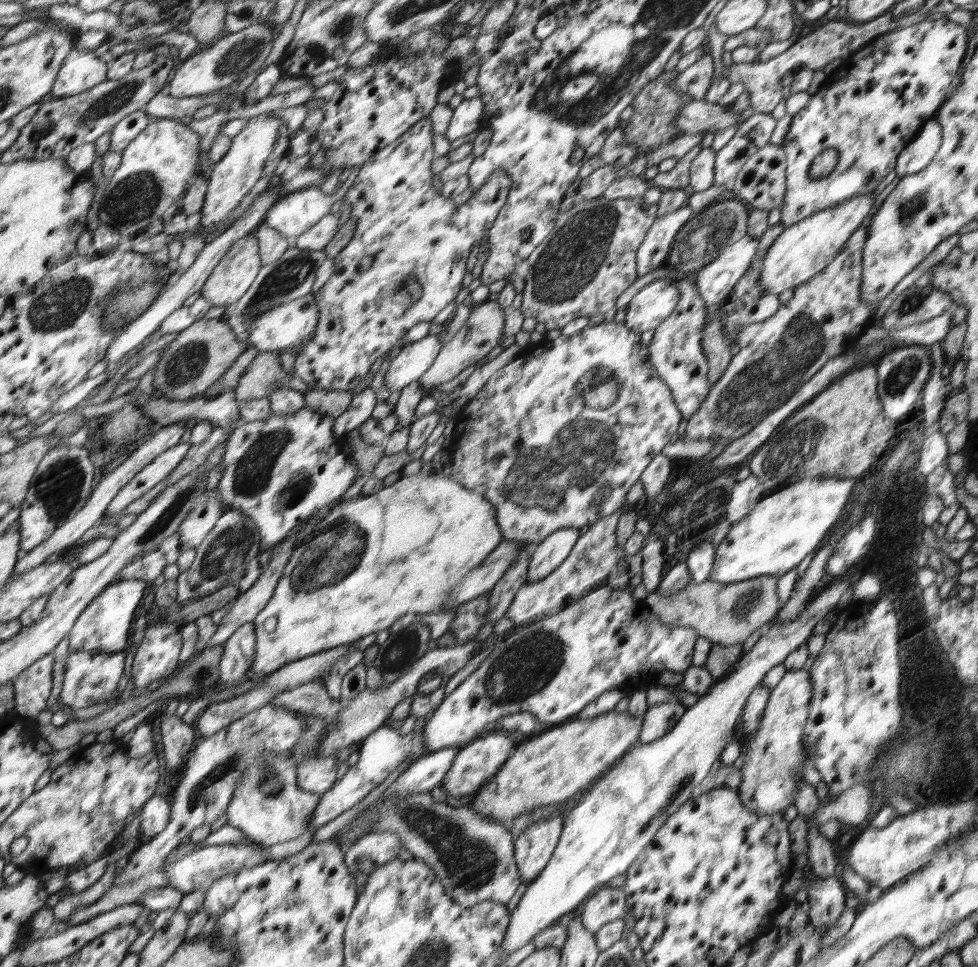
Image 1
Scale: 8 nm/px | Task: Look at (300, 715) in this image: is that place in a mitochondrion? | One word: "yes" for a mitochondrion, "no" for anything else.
no

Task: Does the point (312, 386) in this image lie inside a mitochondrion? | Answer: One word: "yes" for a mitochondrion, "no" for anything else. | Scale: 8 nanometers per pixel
no

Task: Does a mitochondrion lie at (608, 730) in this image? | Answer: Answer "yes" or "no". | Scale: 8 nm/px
no

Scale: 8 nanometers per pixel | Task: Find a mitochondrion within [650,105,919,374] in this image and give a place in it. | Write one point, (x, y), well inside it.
(699, 242)

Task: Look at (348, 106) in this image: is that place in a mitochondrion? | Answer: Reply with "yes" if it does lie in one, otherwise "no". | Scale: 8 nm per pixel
no

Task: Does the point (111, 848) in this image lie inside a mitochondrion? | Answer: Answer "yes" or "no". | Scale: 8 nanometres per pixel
no

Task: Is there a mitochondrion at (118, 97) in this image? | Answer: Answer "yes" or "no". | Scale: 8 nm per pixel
yes

